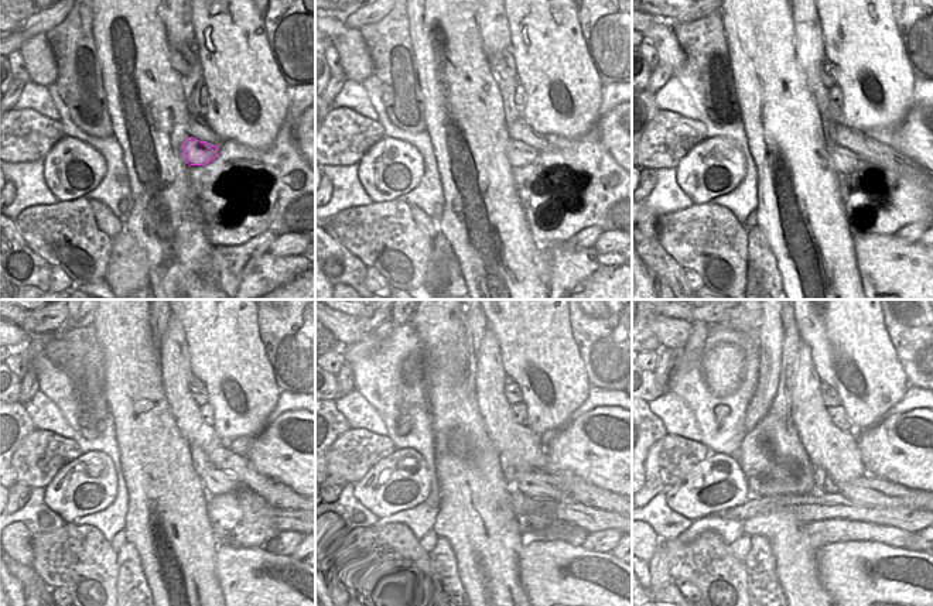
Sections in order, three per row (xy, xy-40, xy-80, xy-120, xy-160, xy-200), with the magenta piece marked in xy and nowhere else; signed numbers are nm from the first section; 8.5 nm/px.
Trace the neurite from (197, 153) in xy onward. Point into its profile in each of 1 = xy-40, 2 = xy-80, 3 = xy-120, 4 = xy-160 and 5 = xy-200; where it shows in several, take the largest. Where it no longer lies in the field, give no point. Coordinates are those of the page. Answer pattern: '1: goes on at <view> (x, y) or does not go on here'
1: goes on at xy-40 (519, 154)
2: goes on at xy-80 (846, 163)
3: goes on at xy-120 (216, 482)
4: goes on at xy-160 (533, 483)
5: goes on at xy-200 (870, 490)

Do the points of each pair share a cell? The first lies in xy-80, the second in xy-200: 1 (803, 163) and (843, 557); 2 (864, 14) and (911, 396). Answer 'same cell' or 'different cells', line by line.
1: different cells
2: different cells

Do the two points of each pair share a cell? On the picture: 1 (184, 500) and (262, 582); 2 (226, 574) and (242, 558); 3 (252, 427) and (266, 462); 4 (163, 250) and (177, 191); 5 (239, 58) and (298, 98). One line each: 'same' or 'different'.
1: different
2: same
3: different
4: same
5: different

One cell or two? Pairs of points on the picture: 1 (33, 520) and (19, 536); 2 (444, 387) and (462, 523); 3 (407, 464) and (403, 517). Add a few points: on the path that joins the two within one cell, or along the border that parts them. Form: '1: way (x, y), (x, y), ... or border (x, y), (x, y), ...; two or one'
1: border (14, 520), (19, 520), (31, 534); two
2: way (467, 421), (478, 440), (475, 489); one
3: border (431, 492), (424, 502), (379, 520); two

